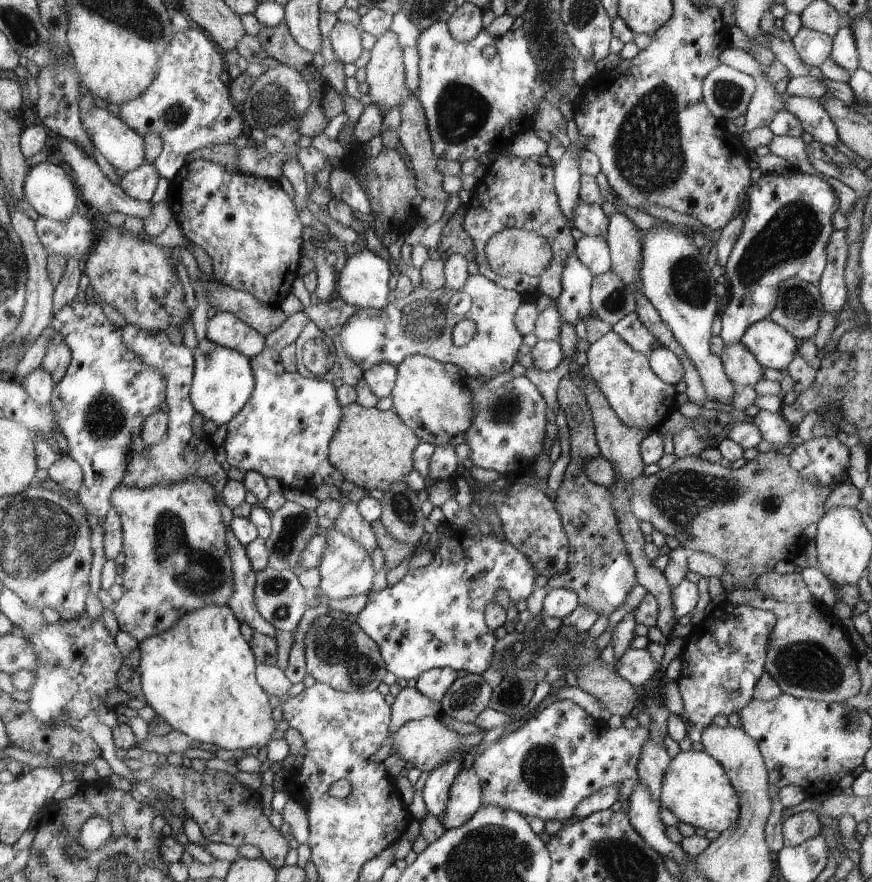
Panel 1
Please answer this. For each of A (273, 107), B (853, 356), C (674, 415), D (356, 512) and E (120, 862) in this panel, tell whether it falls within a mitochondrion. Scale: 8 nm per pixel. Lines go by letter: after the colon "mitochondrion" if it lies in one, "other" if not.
A: mitochondrion
B: mitochondrion
C: other
D: other
E: mitochondrion

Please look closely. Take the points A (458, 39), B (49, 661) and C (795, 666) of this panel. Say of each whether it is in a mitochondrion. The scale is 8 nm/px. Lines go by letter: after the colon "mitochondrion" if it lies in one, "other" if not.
A: other
B: mitochondrion
C: mitochondrion

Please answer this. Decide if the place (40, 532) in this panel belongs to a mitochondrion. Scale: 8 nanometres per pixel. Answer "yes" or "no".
yes

